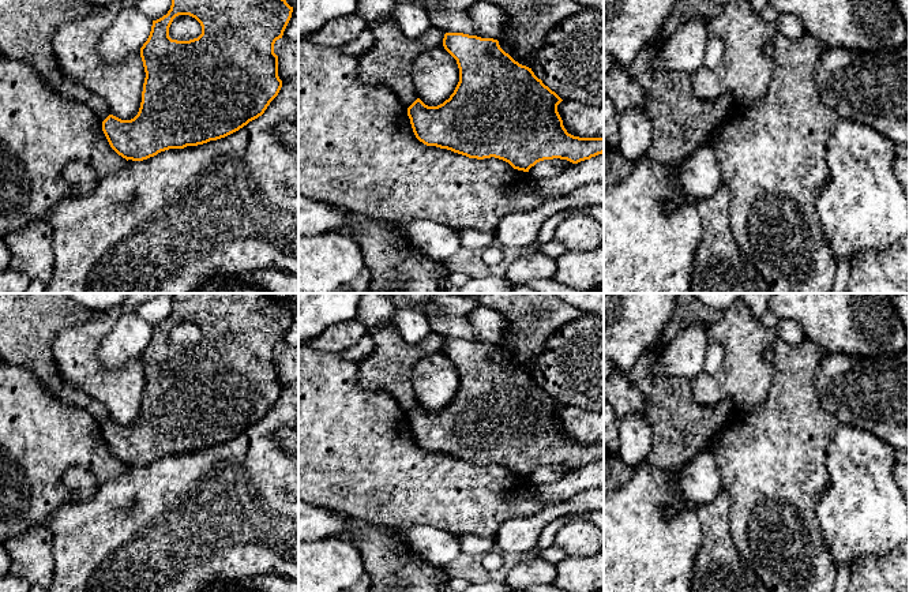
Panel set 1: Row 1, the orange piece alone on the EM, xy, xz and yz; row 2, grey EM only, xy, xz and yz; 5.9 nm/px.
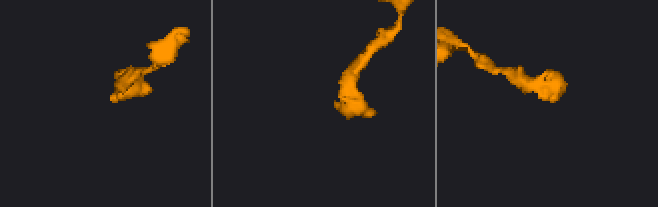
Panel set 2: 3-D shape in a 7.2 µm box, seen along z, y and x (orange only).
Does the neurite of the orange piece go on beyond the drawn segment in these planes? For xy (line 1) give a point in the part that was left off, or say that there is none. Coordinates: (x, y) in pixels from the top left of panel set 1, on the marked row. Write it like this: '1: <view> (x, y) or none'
1: none

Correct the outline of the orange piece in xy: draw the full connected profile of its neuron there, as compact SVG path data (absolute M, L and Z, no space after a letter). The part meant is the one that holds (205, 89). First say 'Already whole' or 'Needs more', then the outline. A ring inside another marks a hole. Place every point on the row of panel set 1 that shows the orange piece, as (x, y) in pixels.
Already whole. M172 0L168 14L153 20L150 35L140 48L146 78L138 115L131 120L109 115L102 121L110 147L127 161L143 161L169 149L225 138L262 116L282 87L274 44L282 38L292 12L286 0ZM179 15L195 18L202 34L189 41L172 40L169 27Z

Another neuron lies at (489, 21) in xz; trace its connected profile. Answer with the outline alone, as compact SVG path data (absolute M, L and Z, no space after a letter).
M480 0L466 14L476 27L477 37L499 40L506 30L507 14L495 4Z

